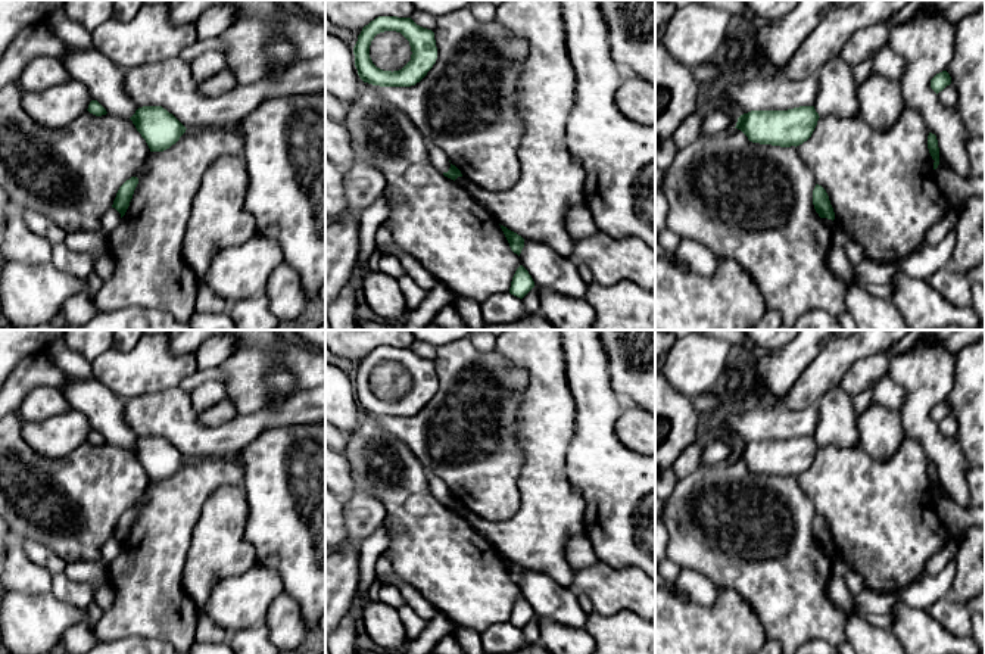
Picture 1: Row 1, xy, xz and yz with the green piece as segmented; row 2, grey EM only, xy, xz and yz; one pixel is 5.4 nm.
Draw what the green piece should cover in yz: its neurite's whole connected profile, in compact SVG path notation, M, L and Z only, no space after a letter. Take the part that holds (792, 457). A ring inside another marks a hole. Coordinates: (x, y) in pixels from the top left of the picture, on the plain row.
M814 436L788 440L751 440L738 448L736 457L749 471L780 477L807 471L819 451Z

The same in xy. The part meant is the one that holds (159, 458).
M143 436L130 448L150 482L163 482L175 474L186 457L162 436Z

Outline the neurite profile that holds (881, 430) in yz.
M873 404L857 417L858 446L873 460L888 460L905 437L900 411Z

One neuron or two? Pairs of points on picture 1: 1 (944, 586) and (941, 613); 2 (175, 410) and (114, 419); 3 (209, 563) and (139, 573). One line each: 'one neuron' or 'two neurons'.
1: two neurons
2: two neurons
3: two neurons

